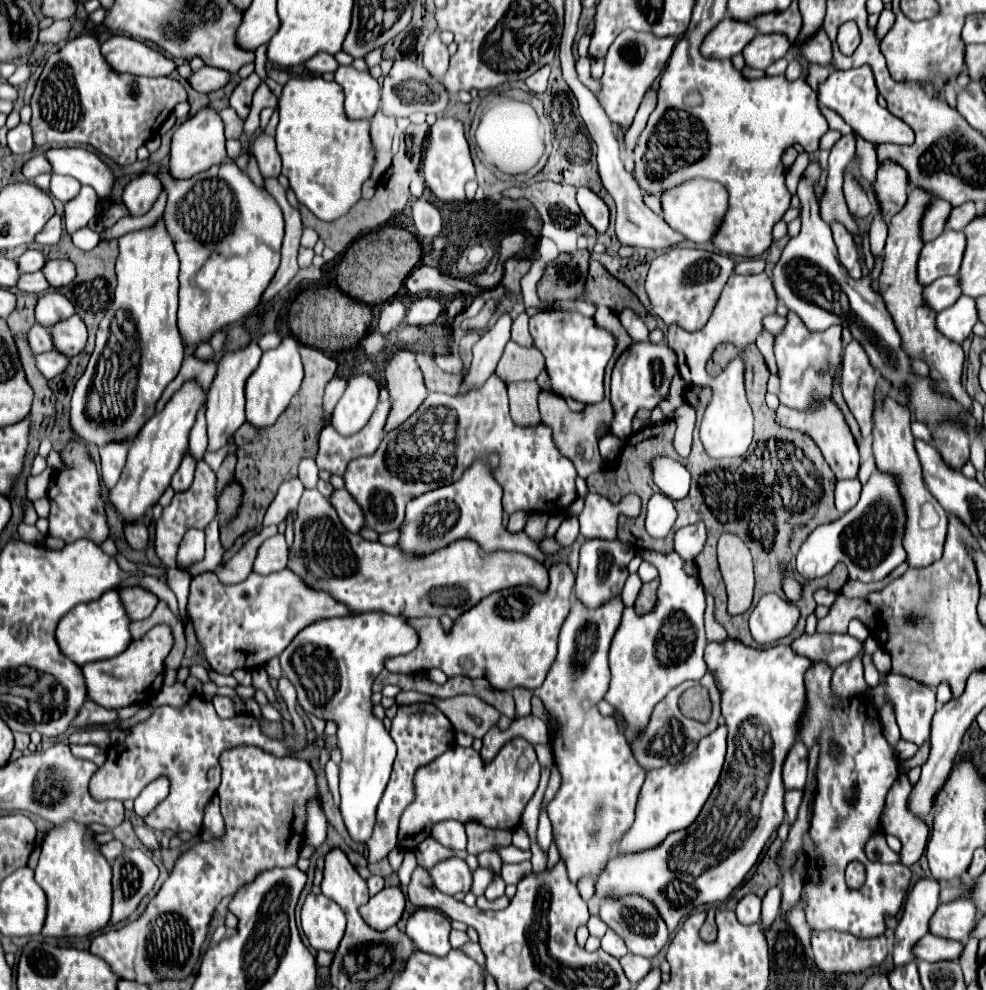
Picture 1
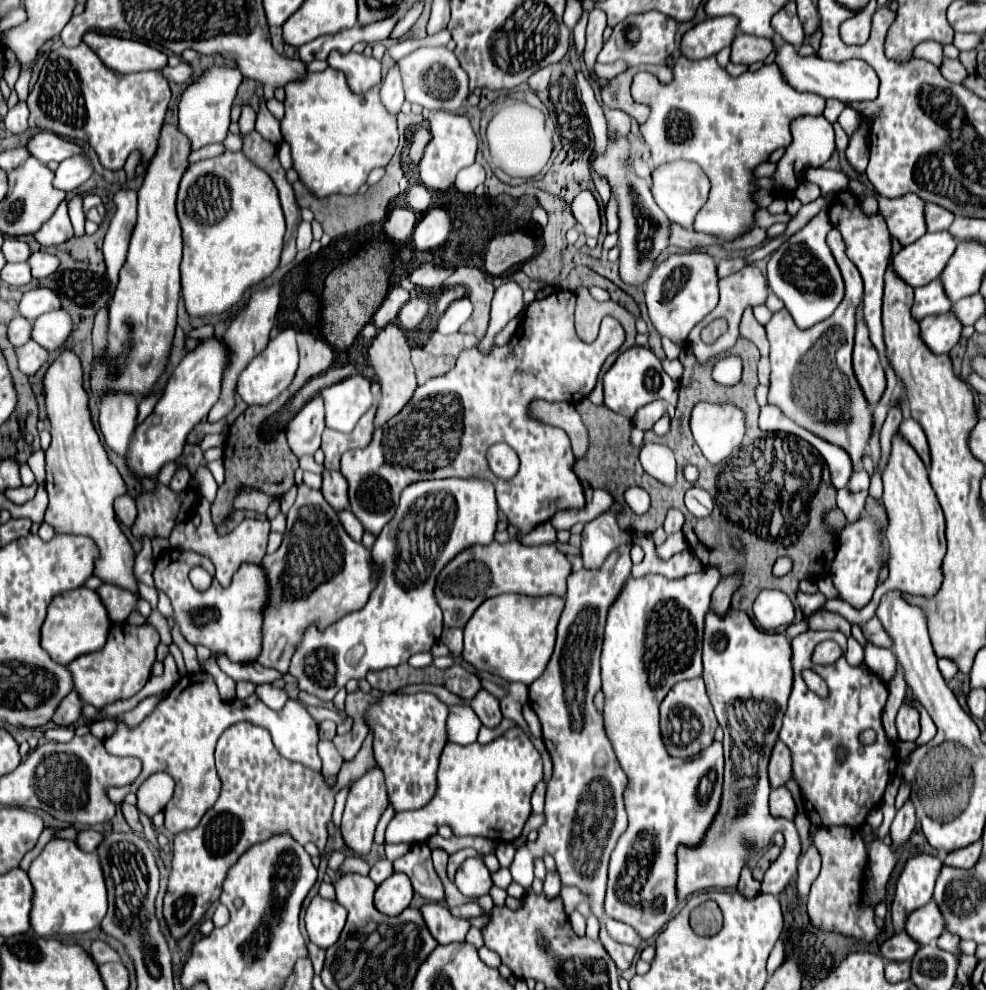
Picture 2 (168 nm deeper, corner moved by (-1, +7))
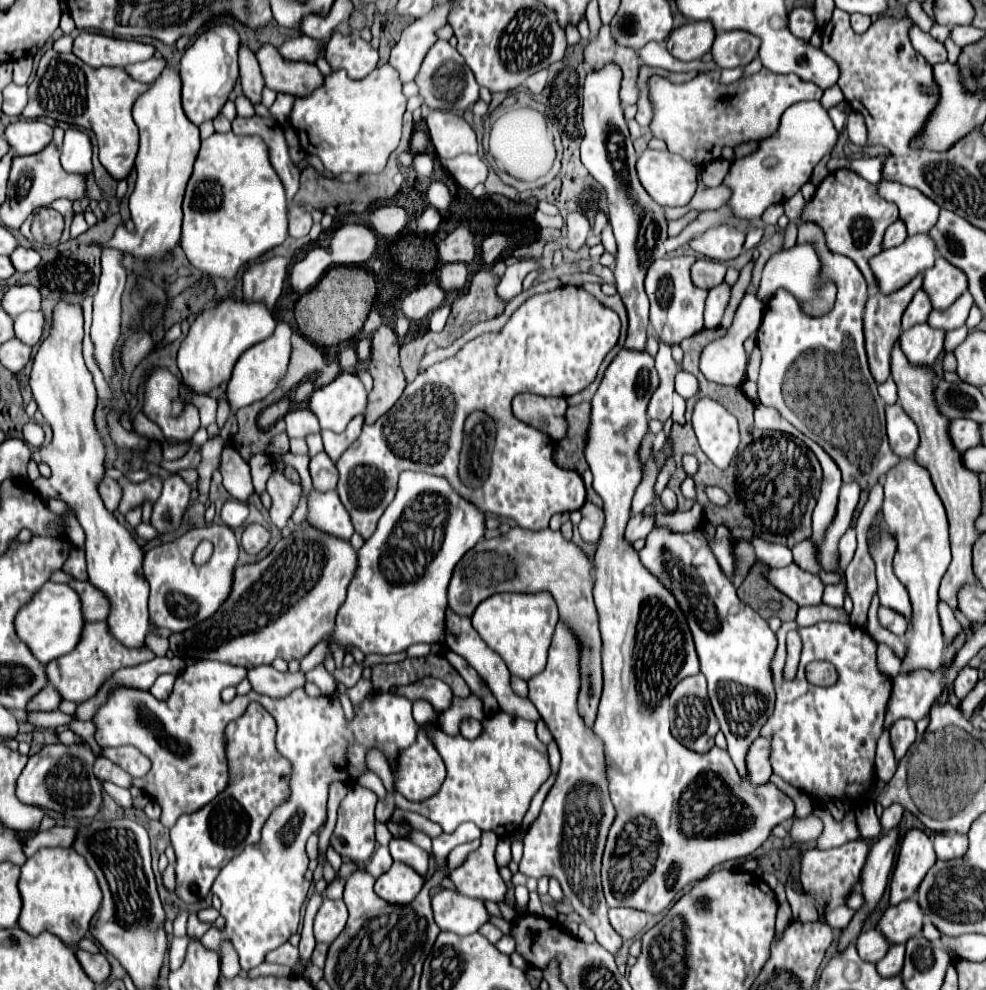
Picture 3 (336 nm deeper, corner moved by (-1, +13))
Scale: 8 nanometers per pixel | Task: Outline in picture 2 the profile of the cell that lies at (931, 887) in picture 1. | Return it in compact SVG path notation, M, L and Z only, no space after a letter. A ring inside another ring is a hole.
M917 855L907 861L899 881L891 907L891 919L895 933L905 931L905 921L911 911L933 901L933 887L941 873L941 859L933 855Z

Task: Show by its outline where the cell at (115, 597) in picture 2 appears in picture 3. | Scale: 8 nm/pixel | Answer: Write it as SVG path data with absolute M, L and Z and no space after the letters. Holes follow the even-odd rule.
M69 581L69 585L81 599L81 613L83 613L85 621L105 621L107 619L109 603L105 601L105 595L101 595L101 591L91 587L89 581L85 581L85 583Z

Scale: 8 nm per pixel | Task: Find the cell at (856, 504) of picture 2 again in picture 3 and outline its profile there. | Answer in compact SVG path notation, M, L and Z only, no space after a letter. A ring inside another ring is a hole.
M849 529L843 539L839 541L839 551L841 551L841 569L845 569L849 565L849 561L853 559L853 553L857 549L857 539L855 539L855 531Z

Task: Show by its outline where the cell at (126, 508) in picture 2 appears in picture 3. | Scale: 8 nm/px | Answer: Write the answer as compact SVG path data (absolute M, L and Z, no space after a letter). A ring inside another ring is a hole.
M103 477L101 483L97 485L97 489L99 489L99 495L101 495L105 507L107 507L109 511L115 511L117 505L119 505L119 499L121 499L121 487L119 487L113 479Z

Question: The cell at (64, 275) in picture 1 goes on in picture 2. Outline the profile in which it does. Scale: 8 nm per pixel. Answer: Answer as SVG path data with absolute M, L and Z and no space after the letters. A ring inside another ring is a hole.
M33 253L29 257L29 265L31 265L31 275L35 279L43 279L49 277L51 273L55 273L59 269L59 259L51 253Z

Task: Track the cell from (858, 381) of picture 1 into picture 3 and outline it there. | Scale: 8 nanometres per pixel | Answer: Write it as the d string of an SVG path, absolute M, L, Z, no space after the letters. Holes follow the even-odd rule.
M923 273L915 275L915 279L911 279L911 283L907 283L903 289L891 293L891 295L879 295L879 293L869 295L869 301L865 307L865 345L867 345L867 355L869 355L869 367L871 367L871 373L877 383L883 383L891 375L891 371L889 371L891 349L895 345L895 339L899 339L899 333L901 333L901 315L907 309L907 305L911 303L913 295L921 289L921 281L923 281Z

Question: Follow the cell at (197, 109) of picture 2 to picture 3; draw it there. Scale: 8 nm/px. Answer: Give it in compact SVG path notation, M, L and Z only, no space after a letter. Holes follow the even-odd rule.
M229 23L215 25L213 29L201 33L185 49L179 65L181 79L183 79L183 109L185 115L195 125L201 125L207 119L215 119L219 109L225 105L231 89L239 79L237 51L239 51L239 33Z

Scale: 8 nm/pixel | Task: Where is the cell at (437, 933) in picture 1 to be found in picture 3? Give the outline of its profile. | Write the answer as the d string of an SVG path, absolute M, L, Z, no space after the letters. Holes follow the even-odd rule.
M441 889L433 895L435 921L443 931L453 931L457 935L471 935L485 925L491 915L481 899L471 899L459 891Z

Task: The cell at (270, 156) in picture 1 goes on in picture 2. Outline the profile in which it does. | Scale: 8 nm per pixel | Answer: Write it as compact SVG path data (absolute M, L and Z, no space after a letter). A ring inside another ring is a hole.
M261 103L261 111L257 113L257 123L255 123L255 131L269 143L273 143L275 147L281 145L283 137L279 131L279 121L267 111L265 103Z

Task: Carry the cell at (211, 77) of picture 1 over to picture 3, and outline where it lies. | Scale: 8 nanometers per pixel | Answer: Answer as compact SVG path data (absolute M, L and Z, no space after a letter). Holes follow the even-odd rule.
M147 59L147 61L141 61L141 63L133 63L133 65L127 65L125 71L129 77L133 77L135 81L139 83L153 83L161 71L163 71L165 63L161 59Z

